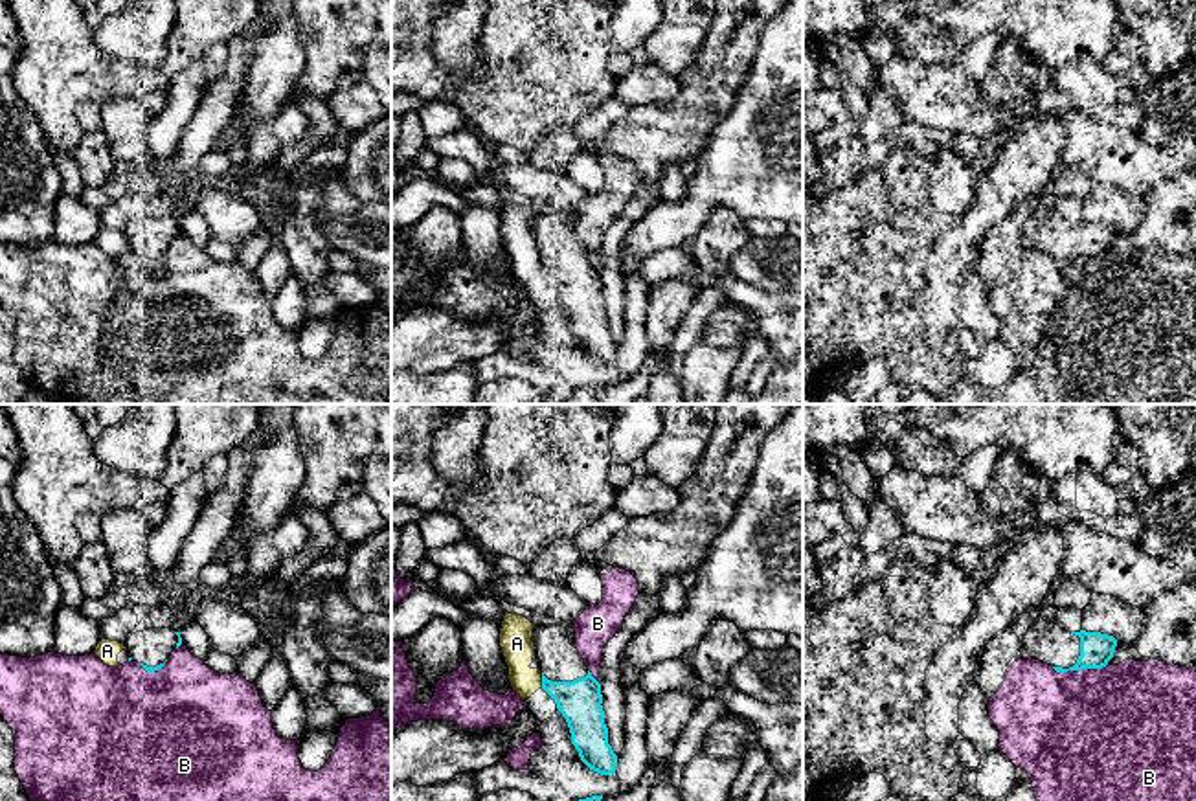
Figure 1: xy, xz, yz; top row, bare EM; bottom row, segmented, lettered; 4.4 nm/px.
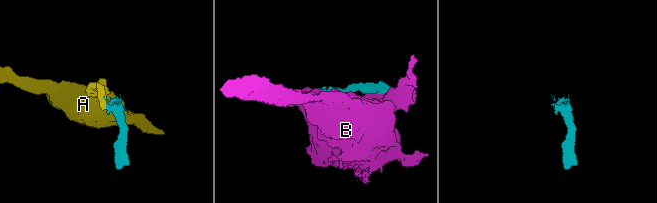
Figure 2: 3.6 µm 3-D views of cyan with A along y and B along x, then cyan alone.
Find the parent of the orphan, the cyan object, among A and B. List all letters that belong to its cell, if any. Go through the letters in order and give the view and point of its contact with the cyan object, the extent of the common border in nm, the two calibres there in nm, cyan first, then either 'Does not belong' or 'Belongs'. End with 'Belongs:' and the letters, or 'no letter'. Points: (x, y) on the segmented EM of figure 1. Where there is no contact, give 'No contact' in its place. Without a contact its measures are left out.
A: Touches cyan at xz (542, 680). Shared border 60 nm. Thickness 190 nm (cyan) against 150 nm. Does not belong
B: Touches cyan at yz (1079, 669). Shared border 240 nm. Thickness 150 nm (cyan) against 500 nm. Does not belong
Belongs: no letter

